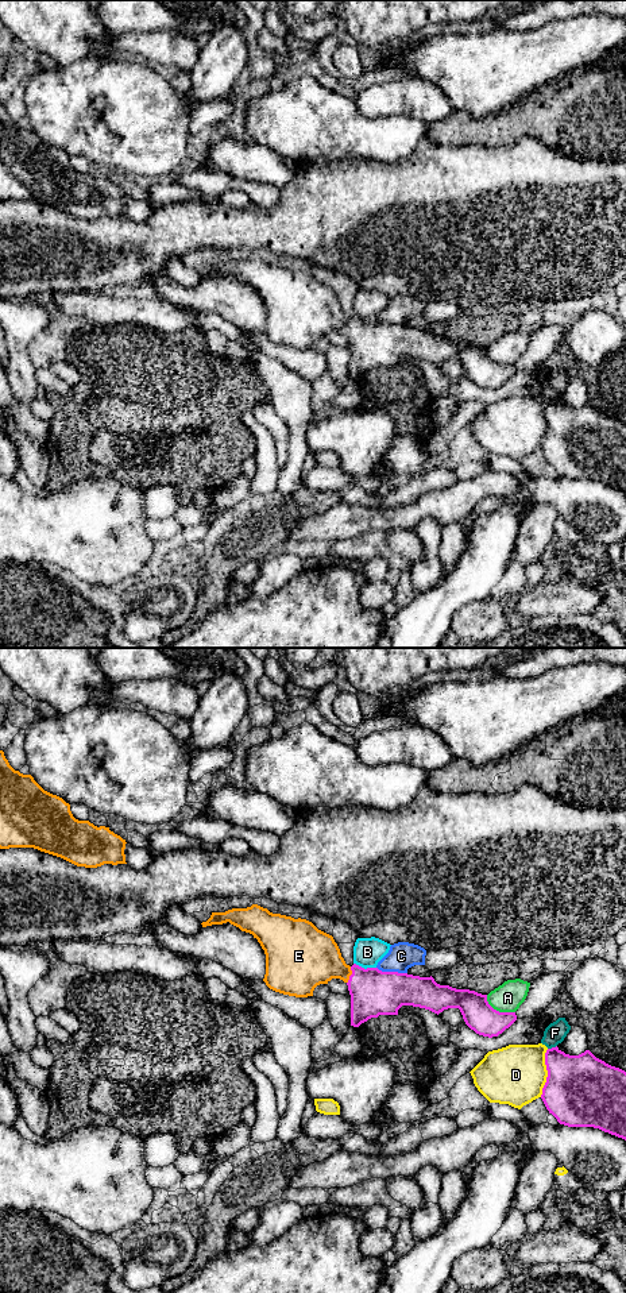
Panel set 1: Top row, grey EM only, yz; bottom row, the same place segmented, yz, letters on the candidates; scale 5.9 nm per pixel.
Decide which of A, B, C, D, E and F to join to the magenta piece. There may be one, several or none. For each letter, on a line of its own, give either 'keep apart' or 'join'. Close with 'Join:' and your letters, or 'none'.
A: keep apart
B: keep apart
C: keep apart
D: keep apart
E: join
F: keep apart
Join: E

